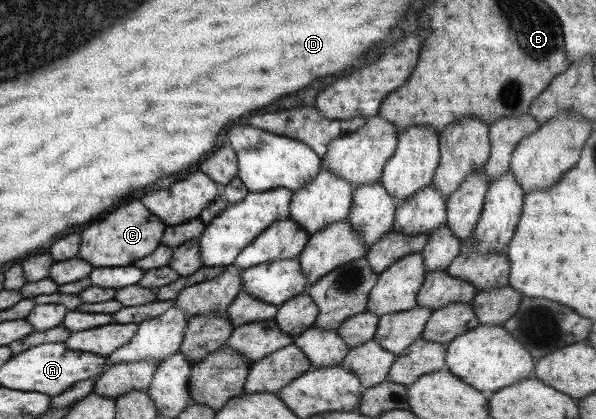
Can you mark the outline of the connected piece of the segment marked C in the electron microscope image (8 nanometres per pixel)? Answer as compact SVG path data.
M133 201L125 207L119 207L113 213L109 213L103 221L89 225L81 233L81 245L79 245L77 257L93 267L131 265L133 257L141 259L159 245L159 239L163 236L165 226L164 223L159 223L158 217L149 215L149 211L139 201Z

